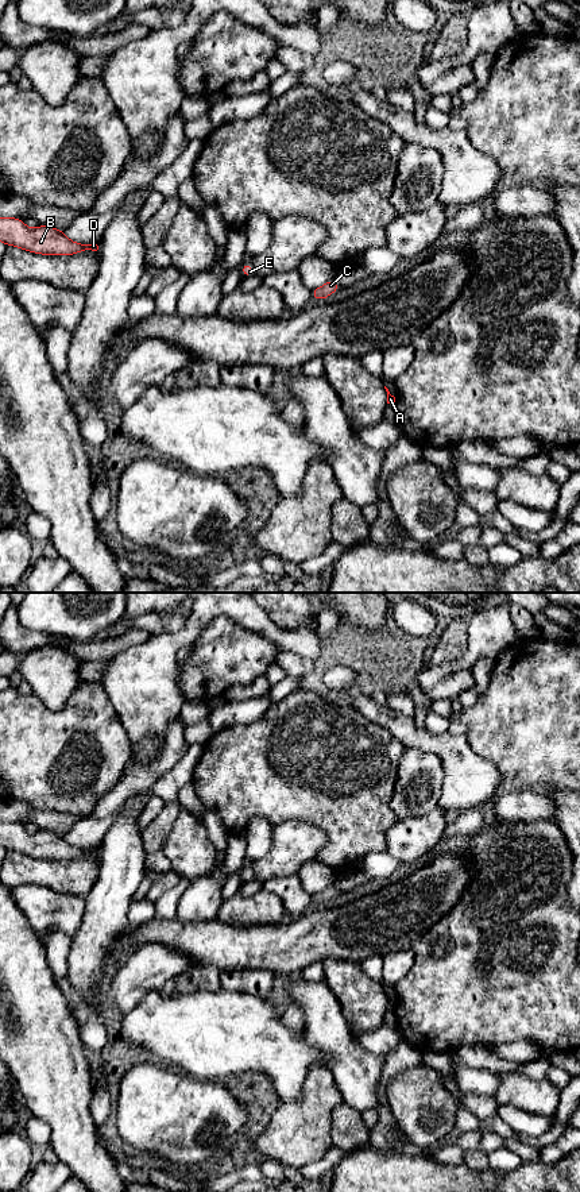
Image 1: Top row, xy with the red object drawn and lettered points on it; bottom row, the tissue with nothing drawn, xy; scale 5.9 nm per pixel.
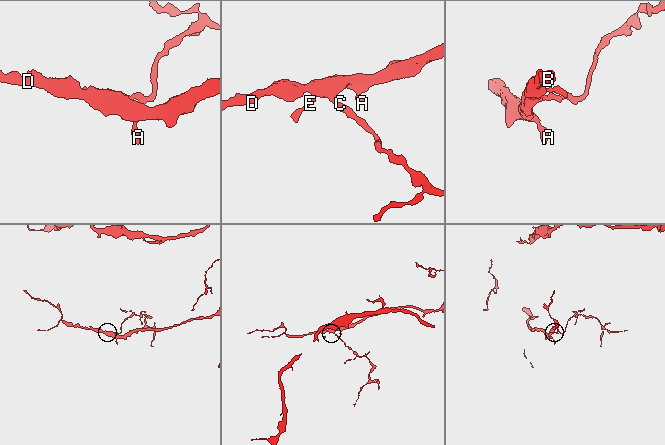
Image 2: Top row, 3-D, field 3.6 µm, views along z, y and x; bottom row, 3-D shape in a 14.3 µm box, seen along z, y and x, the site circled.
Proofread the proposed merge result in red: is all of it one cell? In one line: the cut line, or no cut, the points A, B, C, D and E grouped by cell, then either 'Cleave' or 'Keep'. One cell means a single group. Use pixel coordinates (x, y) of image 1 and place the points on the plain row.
No split. Groups: A B C D E. Keep

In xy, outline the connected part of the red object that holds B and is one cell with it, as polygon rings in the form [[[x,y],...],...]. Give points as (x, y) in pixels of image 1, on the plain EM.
[[[0,822],[0,846],[42,860],[74,860],[85,855],[101,856],[100,846],[76,848],[65,840],[65,836],[47,830],[38,830],[31,834],[22,823],[16,822]]]

